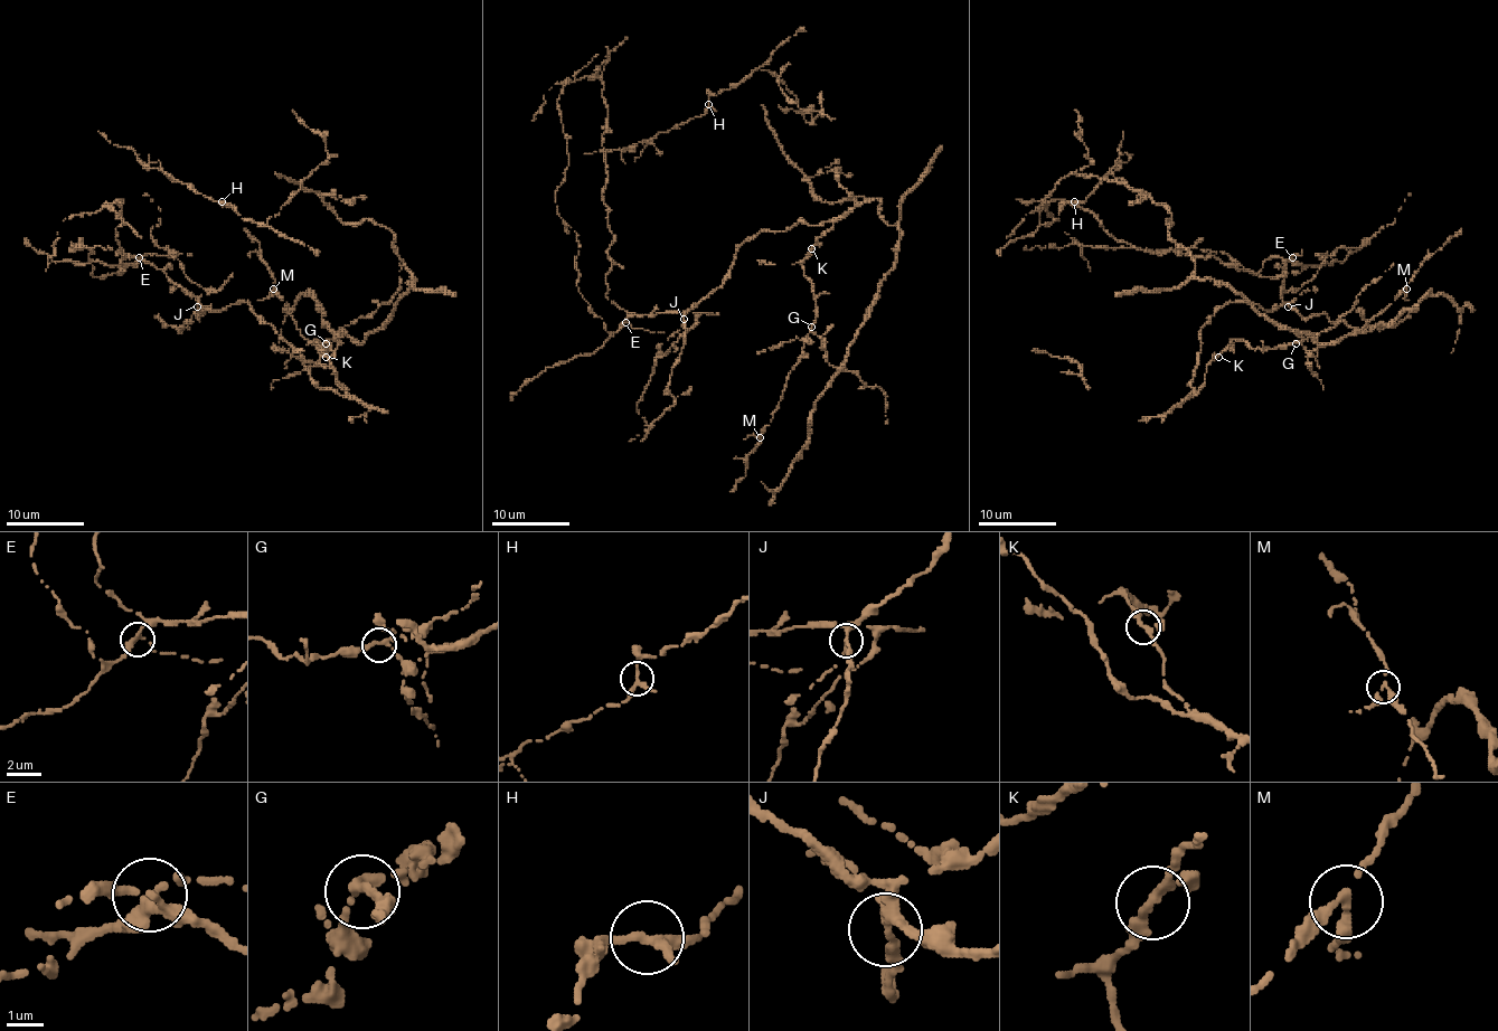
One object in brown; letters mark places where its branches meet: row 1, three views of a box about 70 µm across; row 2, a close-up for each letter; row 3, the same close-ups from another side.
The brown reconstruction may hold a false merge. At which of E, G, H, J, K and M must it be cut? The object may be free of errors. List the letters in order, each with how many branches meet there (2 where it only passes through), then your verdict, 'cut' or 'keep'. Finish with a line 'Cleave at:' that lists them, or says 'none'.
E: 3 branches meet; keep
G: 3 branches meet; keep
H: 3 branches meet; keep
J: 3 branches meet; keep
K: 3 branches meet; keep
M: 3 branches meet; keep
Cleave at: none

